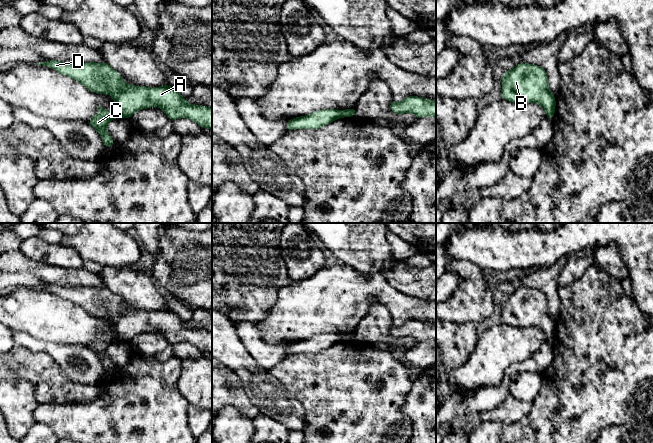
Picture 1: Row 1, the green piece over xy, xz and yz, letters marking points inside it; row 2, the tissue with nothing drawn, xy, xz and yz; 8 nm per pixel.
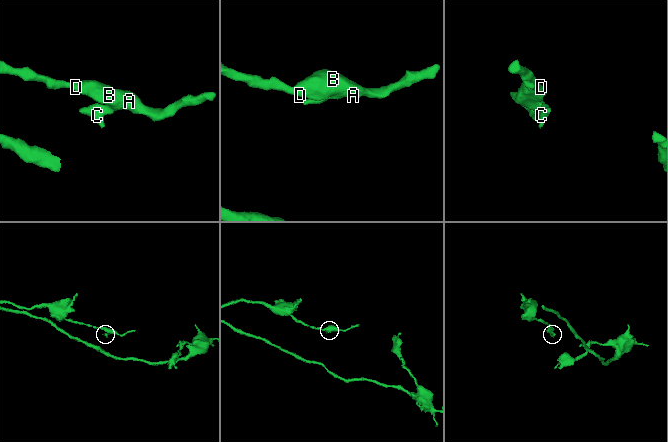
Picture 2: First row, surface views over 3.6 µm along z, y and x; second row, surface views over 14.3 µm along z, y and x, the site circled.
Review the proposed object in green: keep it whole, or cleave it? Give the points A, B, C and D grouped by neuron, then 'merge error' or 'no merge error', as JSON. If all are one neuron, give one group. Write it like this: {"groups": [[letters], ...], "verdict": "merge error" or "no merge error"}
{"groups": [["A", "B", "C", "D"]], "verdict": "no merge error"}

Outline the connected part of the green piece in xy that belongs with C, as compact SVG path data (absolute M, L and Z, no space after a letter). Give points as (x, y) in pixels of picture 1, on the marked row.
M49 60L39 62L38 65L70 77L94 93L111 95L117 110L104 110L98 106L100 112L88 121L101 135L105 148L115 143L107 131L107 124L112 119L131 118L135 112L153 106L160 107L170 120L189 118L202 128L212 130L212 108L188 104L186 98L167 83L156 88L126 84L121 75L107 62L77 63Z

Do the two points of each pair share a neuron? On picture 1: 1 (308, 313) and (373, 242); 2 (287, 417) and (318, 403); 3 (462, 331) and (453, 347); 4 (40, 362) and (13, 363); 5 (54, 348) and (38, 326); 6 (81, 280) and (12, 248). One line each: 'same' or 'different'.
1: different
2: different
3: same
4: same
5: different
6: same

